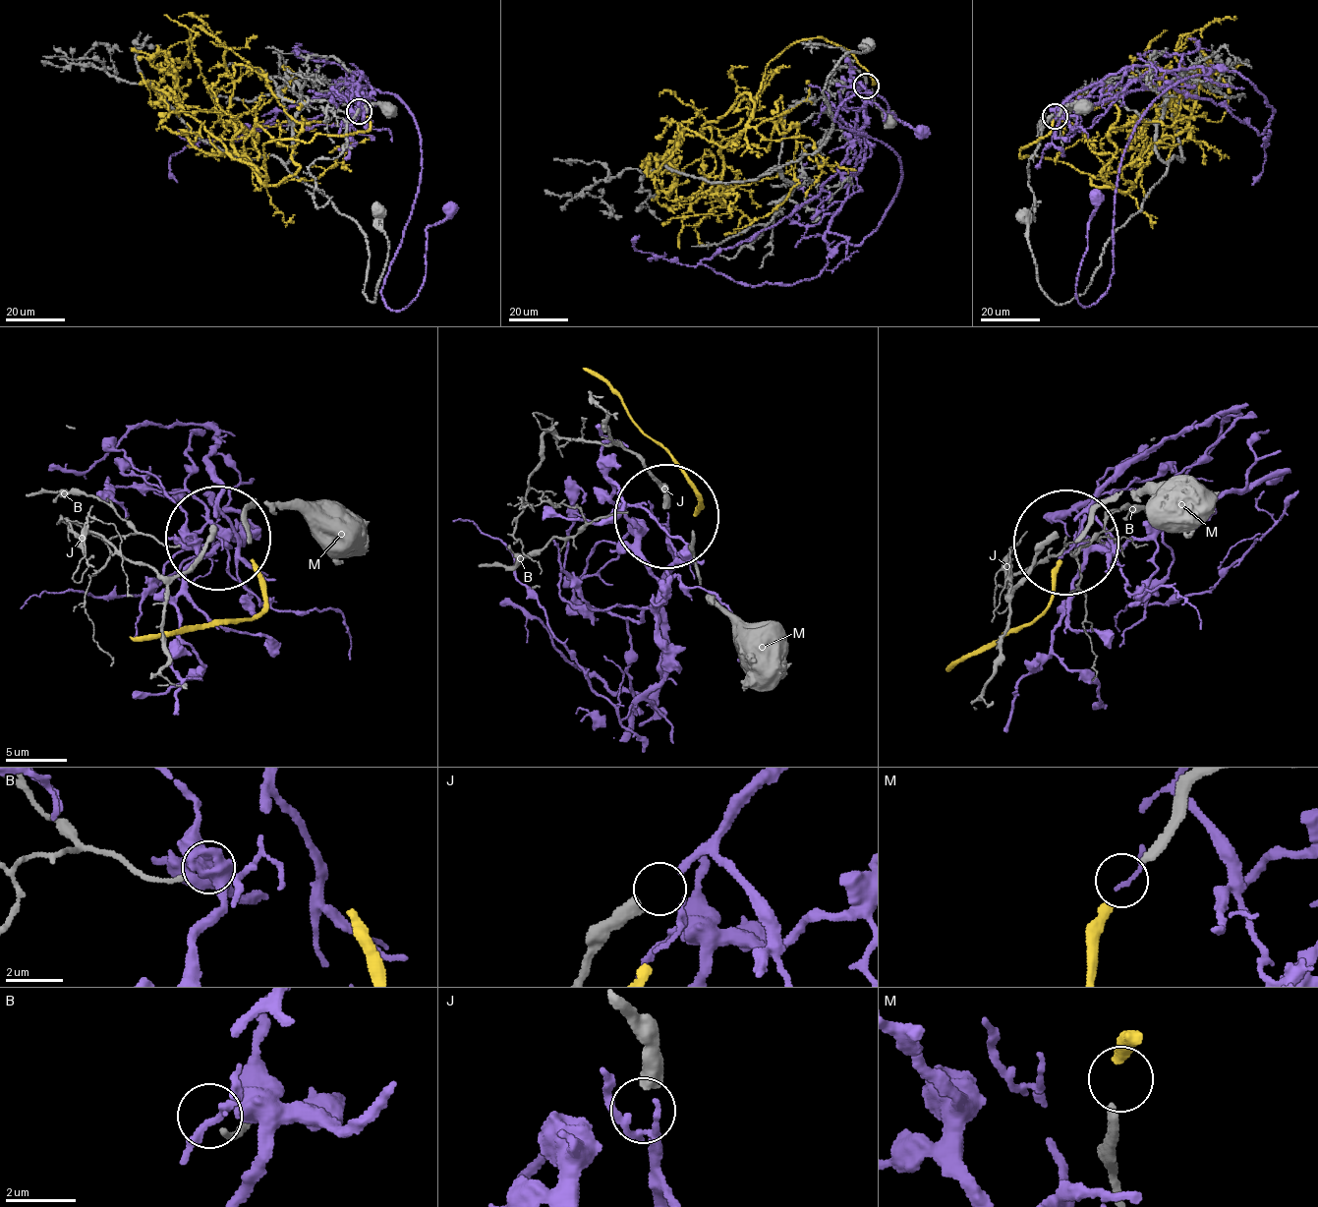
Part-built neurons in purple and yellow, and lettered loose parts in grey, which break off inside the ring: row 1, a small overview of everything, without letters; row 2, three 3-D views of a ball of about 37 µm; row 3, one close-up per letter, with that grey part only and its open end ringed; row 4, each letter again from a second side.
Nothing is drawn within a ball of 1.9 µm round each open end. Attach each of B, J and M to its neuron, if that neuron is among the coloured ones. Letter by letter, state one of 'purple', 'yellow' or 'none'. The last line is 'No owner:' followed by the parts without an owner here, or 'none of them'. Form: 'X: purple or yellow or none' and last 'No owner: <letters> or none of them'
B: none
J: purple
M: yellow
No owner: B

